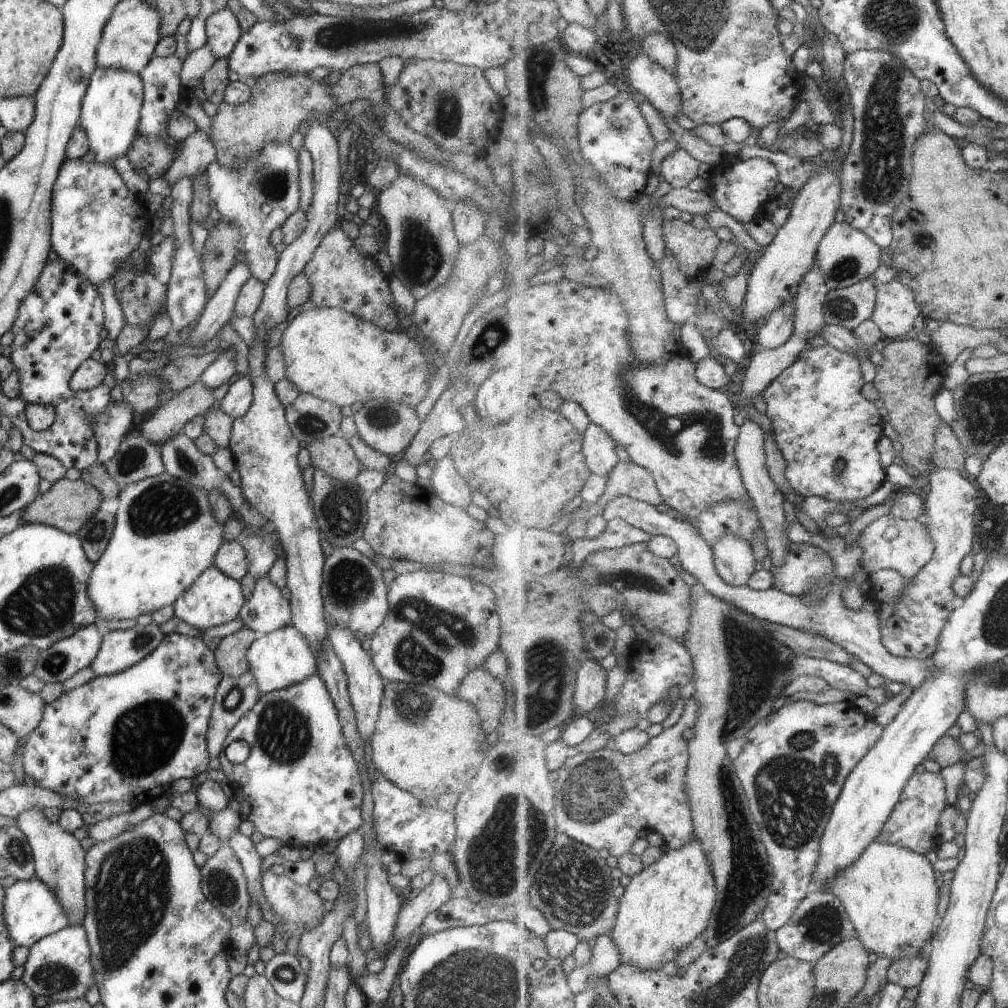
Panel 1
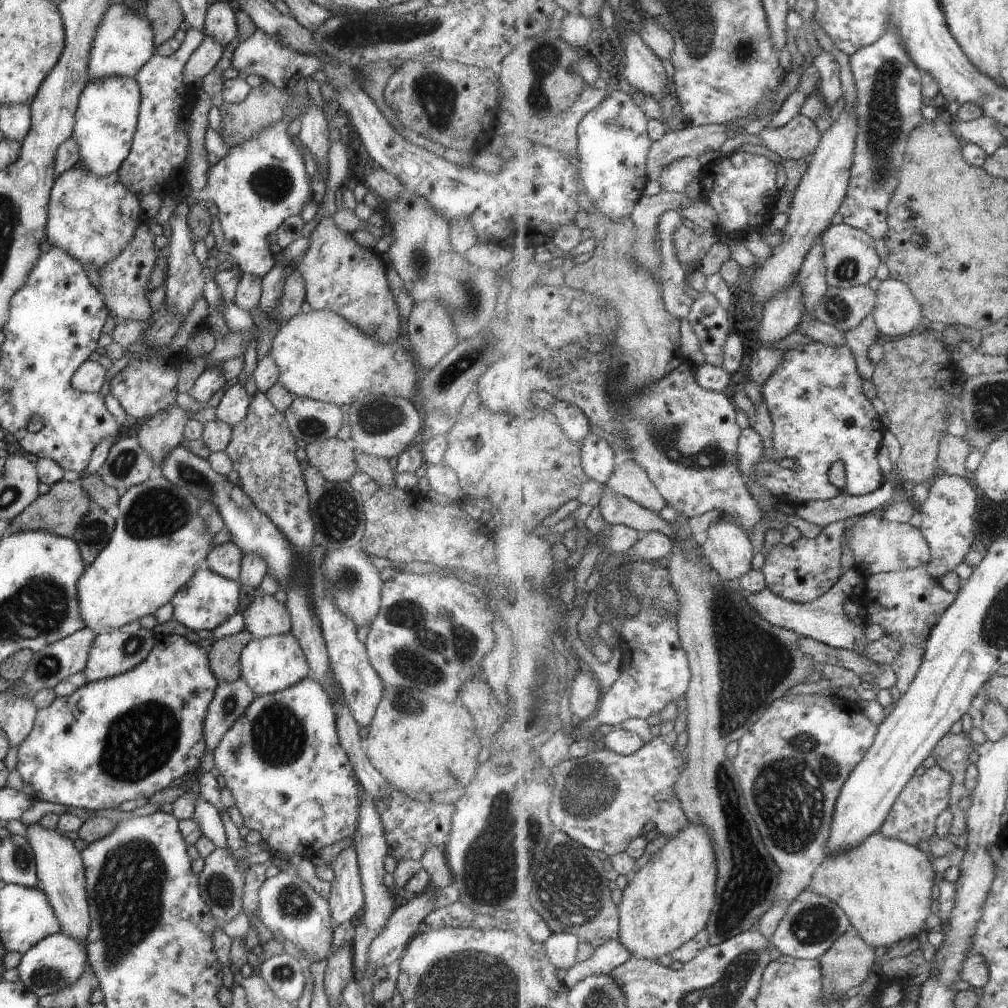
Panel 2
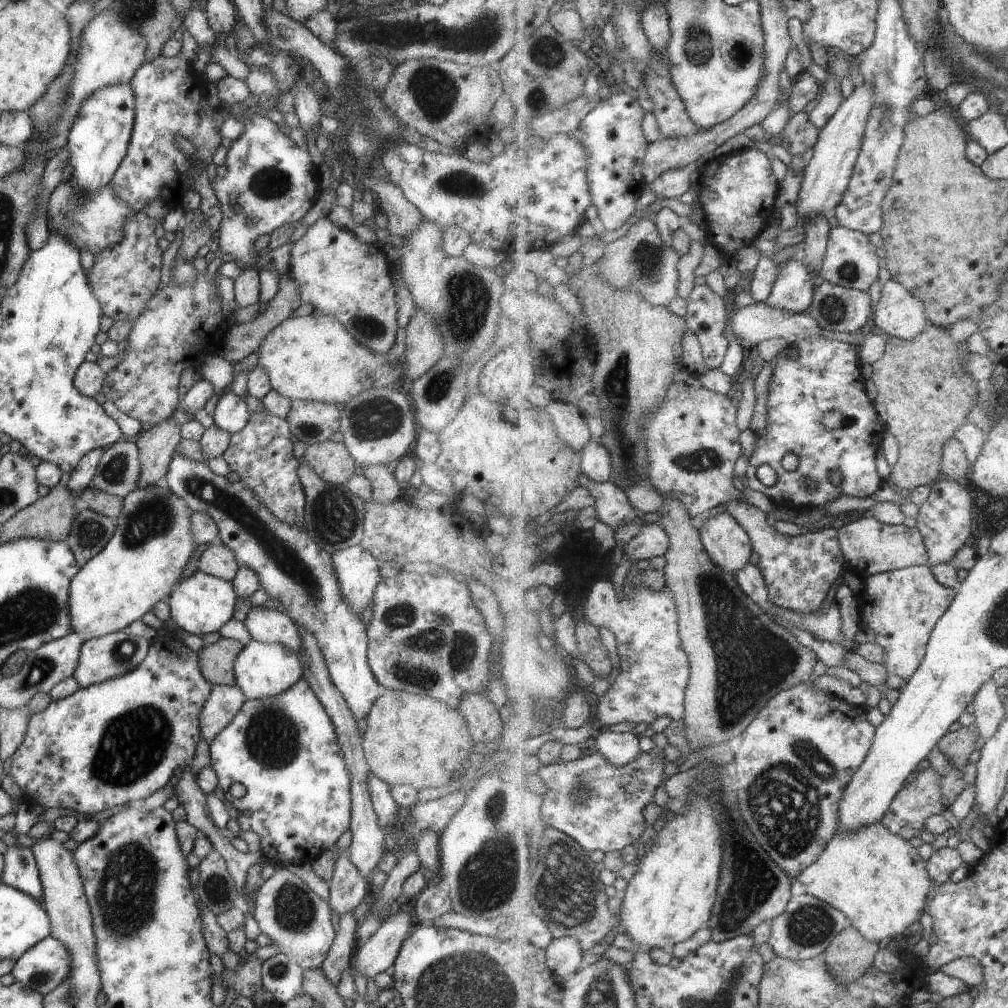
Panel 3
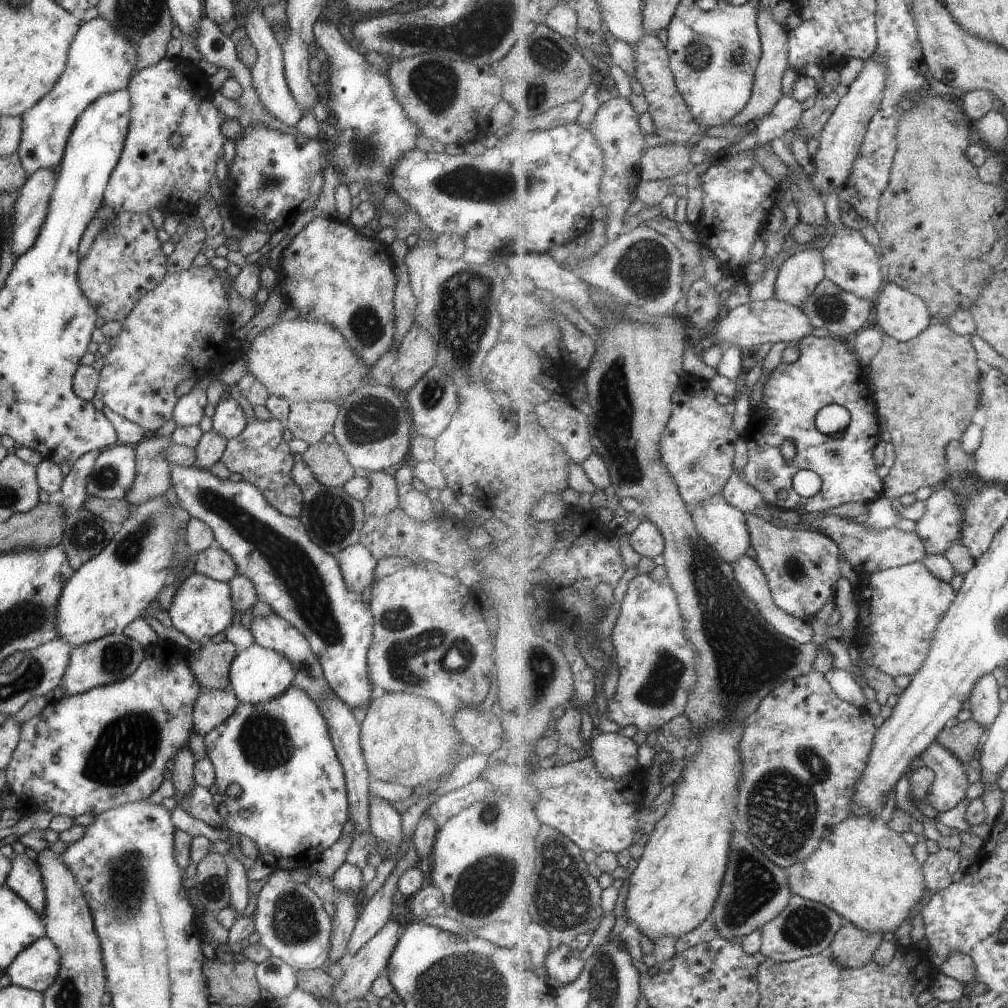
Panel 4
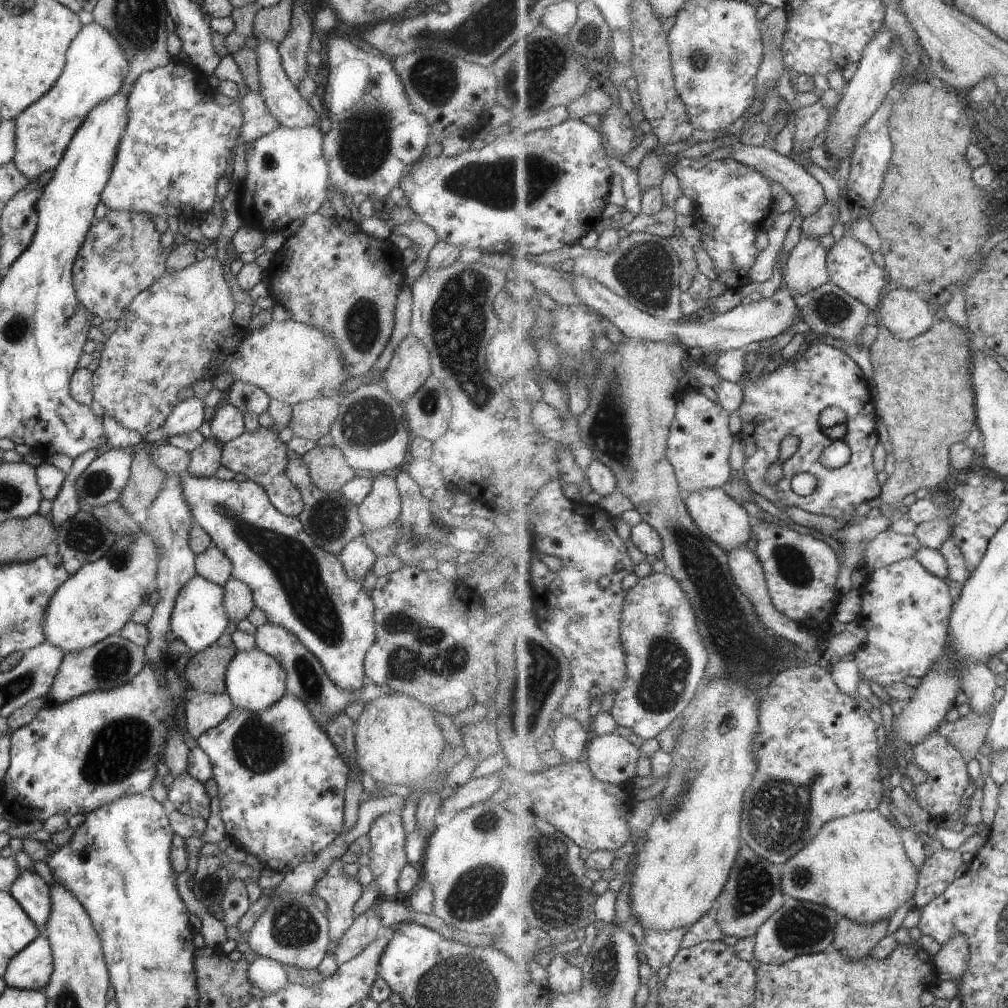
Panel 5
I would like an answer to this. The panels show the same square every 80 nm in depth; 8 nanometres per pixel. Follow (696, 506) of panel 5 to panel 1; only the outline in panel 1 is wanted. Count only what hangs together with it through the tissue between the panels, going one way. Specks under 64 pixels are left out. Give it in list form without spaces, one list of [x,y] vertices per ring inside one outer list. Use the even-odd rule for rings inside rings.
[[[729,530],[711,544],[717,574],[726,584],[746,586],[755,573],[755,554],[745,536],[731,534]]]

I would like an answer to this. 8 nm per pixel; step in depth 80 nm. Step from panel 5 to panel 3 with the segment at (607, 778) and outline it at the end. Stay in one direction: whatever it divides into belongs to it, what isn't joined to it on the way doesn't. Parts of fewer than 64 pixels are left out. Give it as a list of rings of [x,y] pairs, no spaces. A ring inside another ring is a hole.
[[[603,732],[596,738],[596,747],[616,767],[632,763],[639,754],[639,738],[630,732]]]

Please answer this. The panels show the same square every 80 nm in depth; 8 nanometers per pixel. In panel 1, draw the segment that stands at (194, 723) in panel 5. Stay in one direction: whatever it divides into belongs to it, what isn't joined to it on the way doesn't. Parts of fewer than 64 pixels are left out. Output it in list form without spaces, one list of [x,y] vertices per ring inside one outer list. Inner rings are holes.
[[[249,671],[237,677],[224,676],[217,684],[205,732],[206,752],[210,758],[219,755],[227,732],[259,696]]]

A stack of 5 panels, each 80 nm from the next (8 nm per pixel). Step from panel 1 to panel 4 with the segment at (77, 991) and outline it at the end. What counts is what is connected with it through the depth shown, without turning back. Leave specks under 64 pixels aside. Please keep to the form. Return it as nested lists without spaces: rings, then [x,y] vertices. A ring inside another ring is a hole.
[[[43,936],[24,948],[6,966],[11,985],[43,992],[58,976],[60,956],[52,940]]]

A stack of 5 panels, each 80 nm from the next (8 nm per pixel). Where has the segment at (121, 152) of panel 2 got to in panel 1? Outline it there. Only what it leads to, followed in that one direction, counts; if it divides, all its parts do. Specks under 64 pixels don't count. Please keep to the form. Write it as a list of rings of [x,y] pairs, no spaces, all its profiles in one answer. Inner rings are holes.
[[[94,68],[81,98],[78,124],[87,138],[87,152],[93,153],[97,164],[112,166],[114,160],[127,154],[136,136],[142,97],[142,84],[137,73],[119,68]]]

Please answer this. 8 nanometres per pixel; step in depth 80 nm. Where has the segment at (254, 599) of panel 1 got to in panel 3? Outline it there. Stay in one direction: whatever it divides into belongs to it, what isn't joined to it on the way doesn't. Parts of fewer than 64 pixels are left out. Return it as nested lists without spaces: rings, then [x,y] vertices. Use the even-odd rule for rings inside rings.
[[[263,605],[251,607],[244,625],[254,641],[281,643],[301,656],[298,626],[285,611],[267,609]]]

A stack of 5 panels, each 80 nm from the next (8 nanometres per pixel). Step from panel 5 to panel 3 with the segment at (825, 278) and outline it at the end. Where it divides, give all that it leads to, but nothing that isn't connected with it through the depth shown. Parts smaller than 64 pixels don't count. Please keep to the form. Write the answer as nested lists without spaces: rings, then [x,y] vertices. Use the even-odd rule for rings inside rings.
[[[801,256],[794,257],[781,268],[771,296],[766,298],[765,303],[771,308],[783,309],[790,315],[807,312],[814,301],[815,274],[807,268]]]

